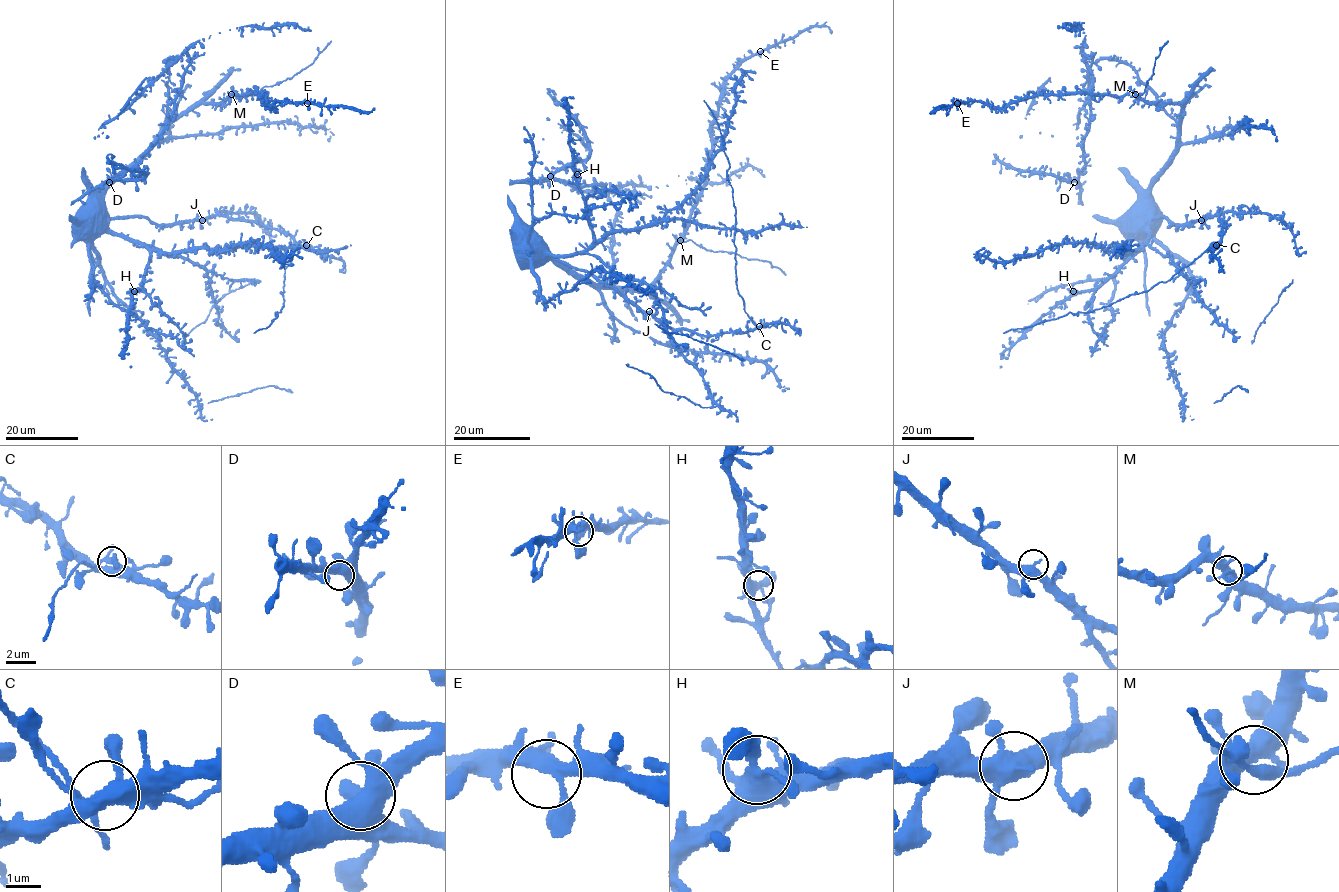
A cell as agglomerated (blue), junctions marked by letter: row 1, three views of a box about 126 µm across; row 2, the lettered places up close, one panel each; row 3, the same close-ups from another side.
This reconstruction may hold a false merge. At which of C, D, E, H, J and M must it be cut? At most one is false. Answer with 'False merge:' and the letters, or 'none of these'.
False merge: C

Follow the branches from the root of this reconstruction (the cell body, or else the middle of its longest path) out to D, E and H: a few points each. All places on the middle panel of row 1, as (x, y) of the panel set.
D: (562, 263), (587, 282), (607, 285), (616, 212), (611, 192), (631, 183), (637, 193), (574, 186), (550, 176)
E: (562, 263), (593, 284), (634, 289), (649, 286), (683, 235), (704, 182), (711, 125), (724, 80), (760, 51)
H: (562, 263), (544, 256), (574, 255), (585, 250), (593, 239), (587, 205), (576, 180), (577, 174)

